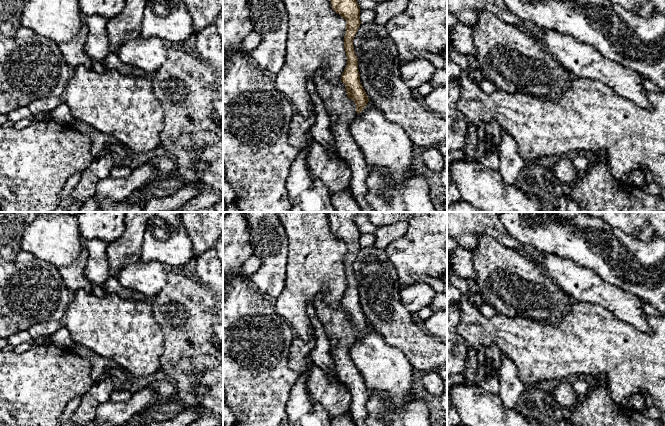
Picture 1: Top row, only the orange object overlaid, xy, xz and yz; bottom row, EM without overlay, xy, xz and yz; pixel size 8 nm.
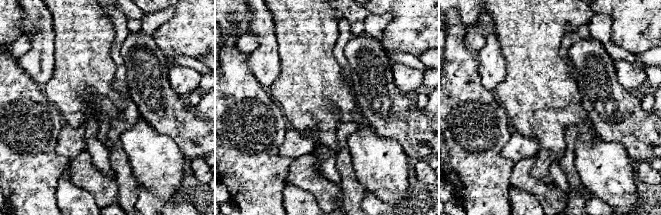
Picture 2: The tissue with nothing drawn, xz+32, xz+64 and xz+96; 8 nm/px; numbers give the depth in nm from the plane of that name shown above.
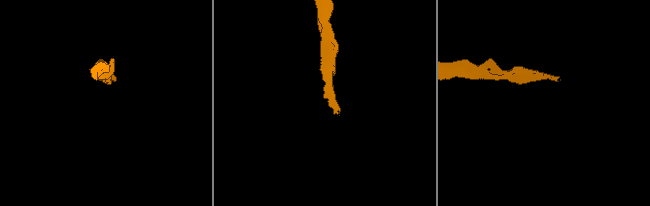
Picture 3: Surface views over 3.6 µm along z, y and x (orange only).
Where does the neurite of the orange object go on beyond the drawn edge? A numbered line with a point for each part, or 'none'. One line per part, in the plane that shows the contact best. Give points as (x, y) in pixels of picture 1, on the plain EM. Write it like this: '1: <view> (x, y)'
1: xz (342, 334)

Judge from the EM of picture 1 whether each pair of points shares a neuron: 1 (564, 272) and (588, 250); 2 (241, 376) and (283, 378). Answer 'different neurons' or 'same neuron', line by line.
1: different neurons
2: same neuron

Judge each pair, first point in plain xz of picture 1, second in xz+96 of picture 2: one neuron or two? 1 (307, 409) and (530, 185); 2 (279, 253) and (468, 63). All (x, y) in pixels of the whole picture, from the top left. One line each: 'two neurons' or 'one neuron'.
1: two neurons
2: two neurons

